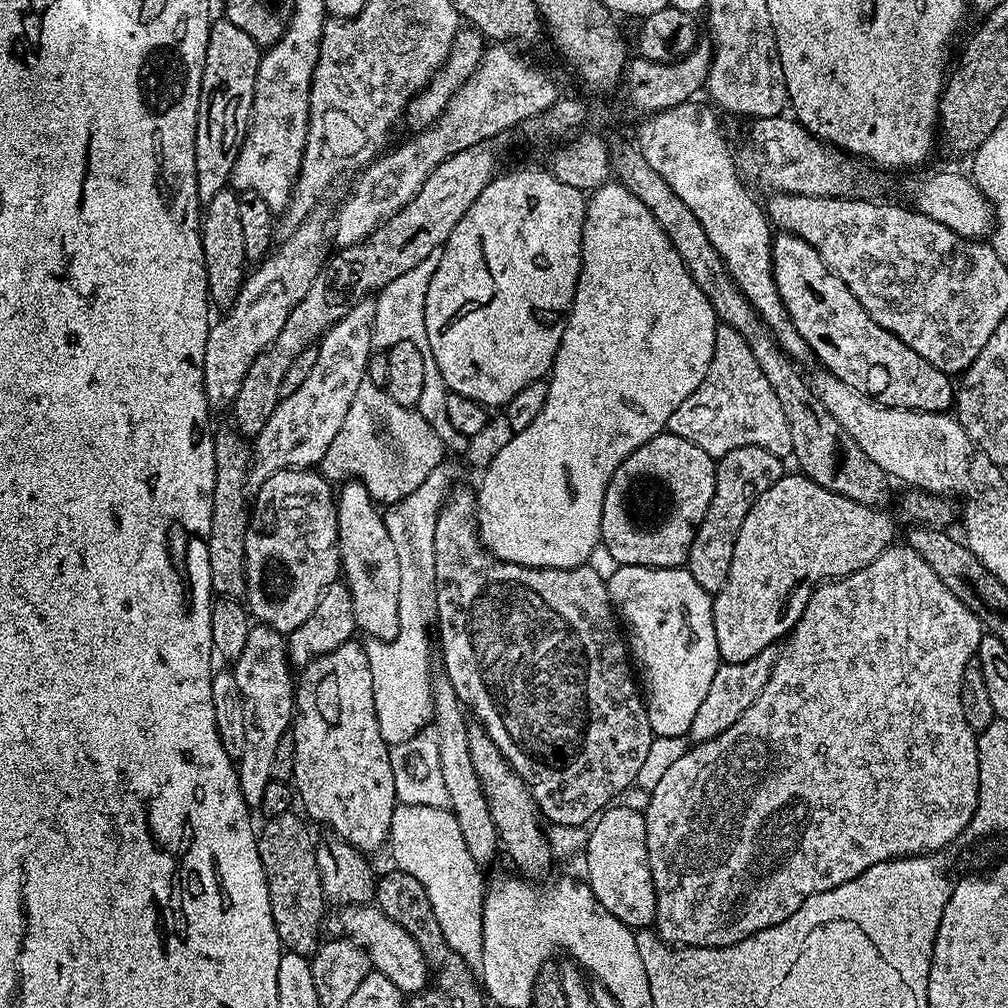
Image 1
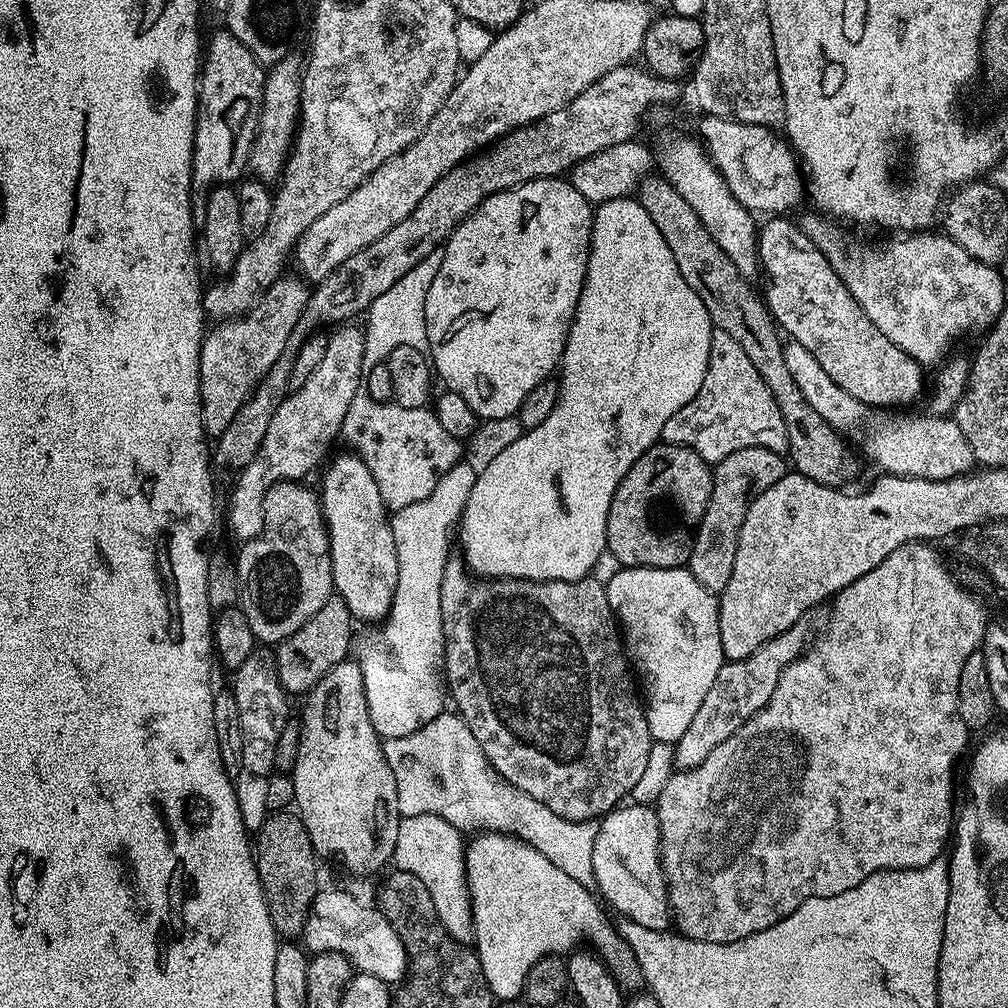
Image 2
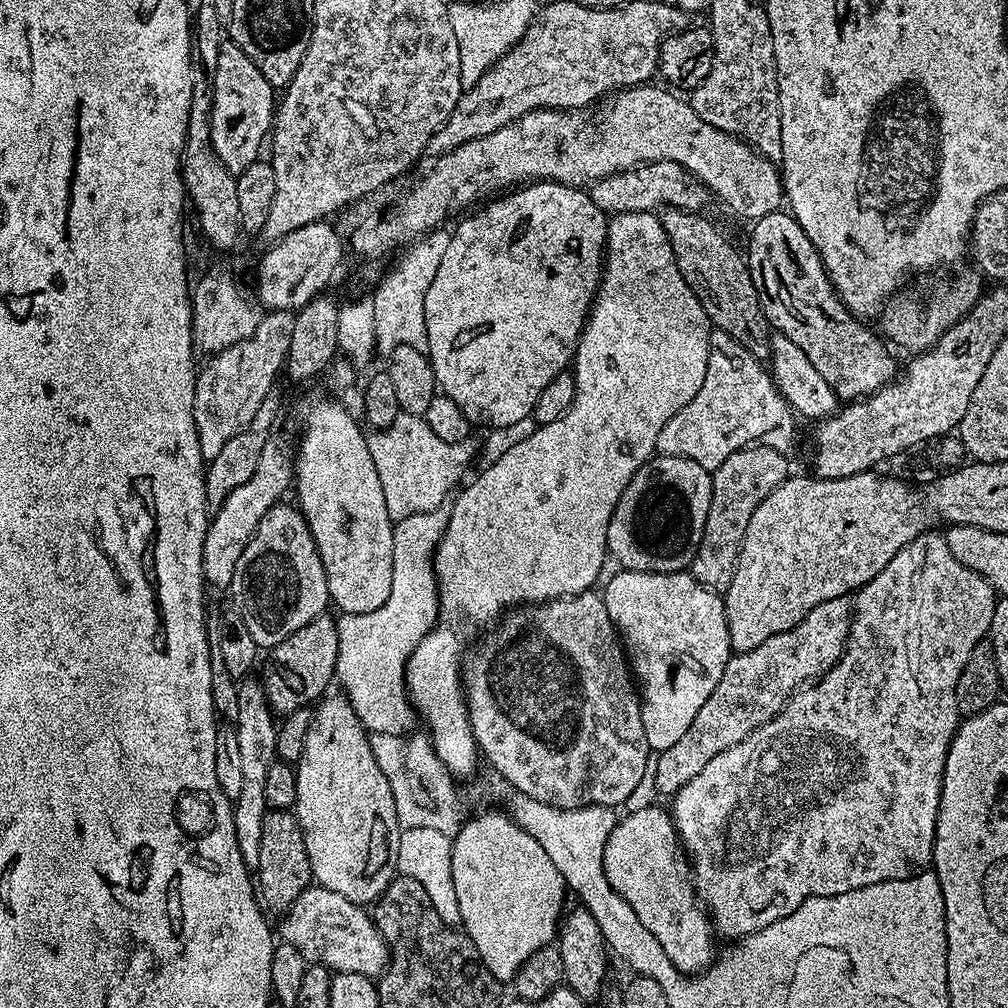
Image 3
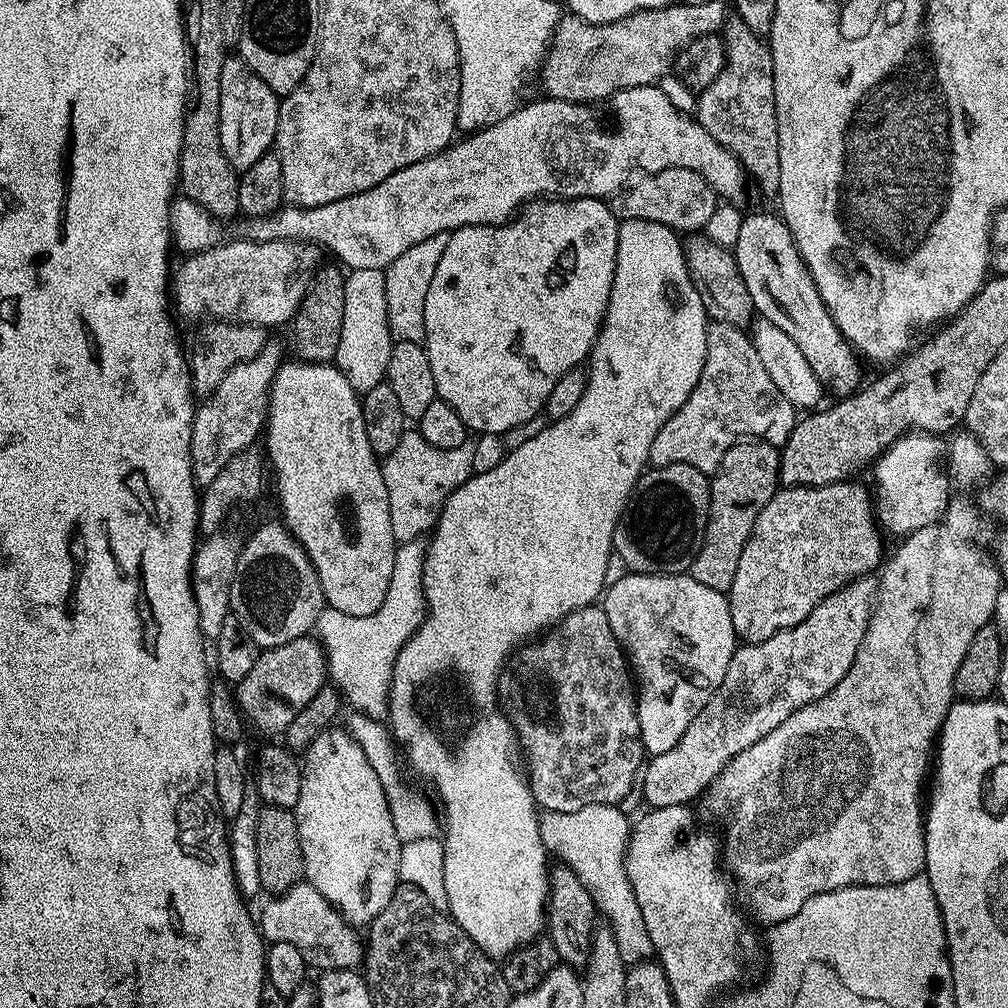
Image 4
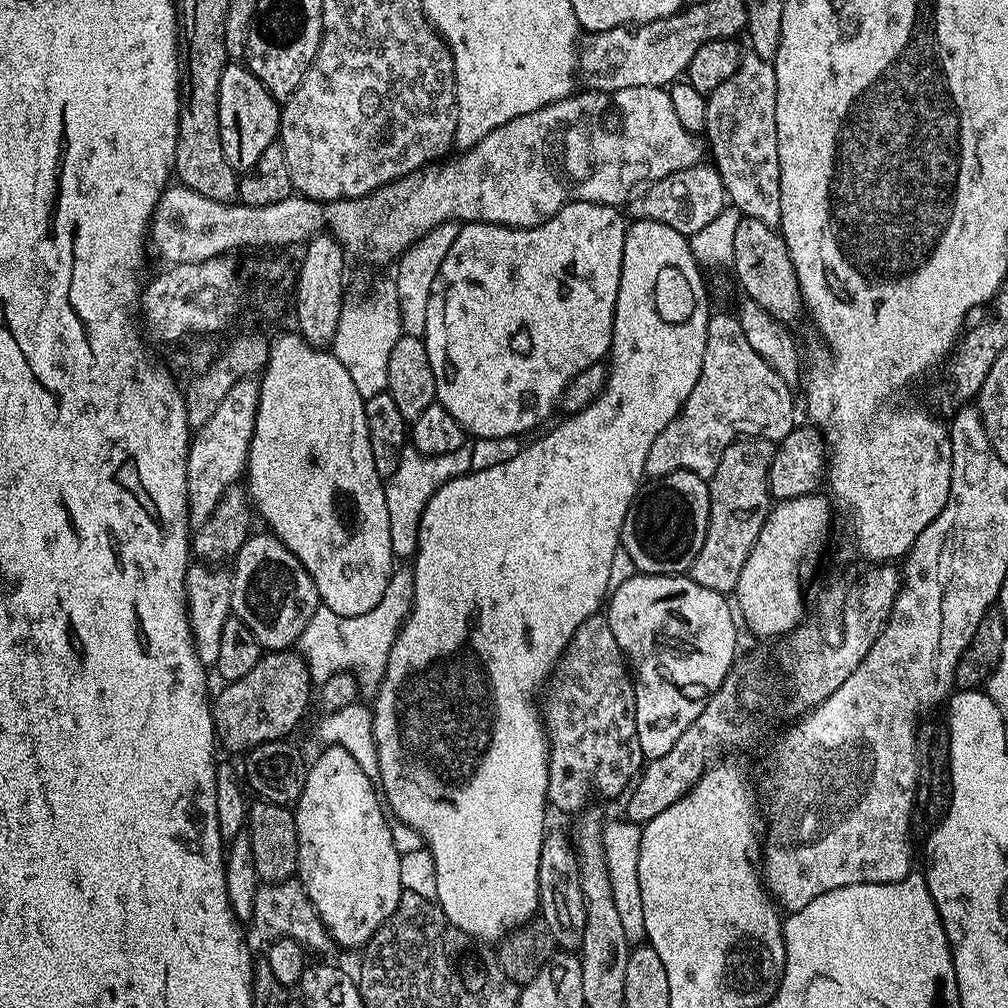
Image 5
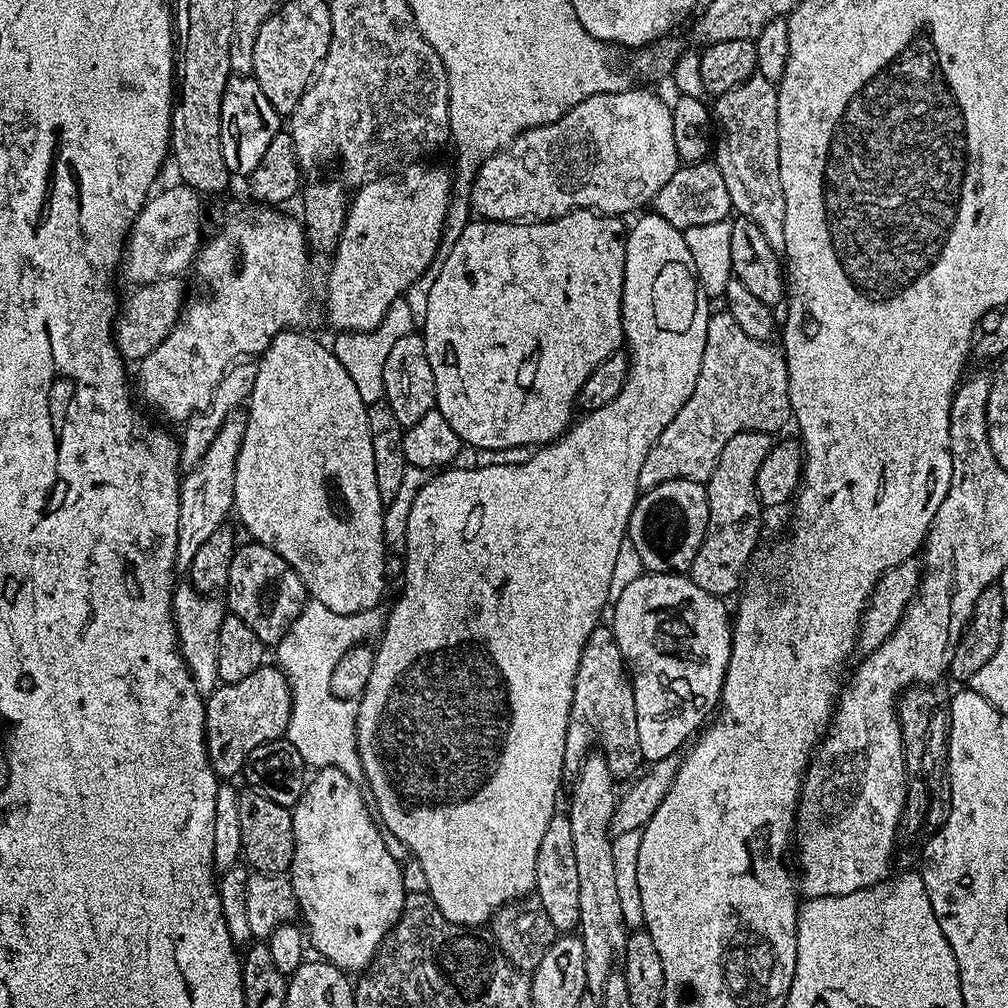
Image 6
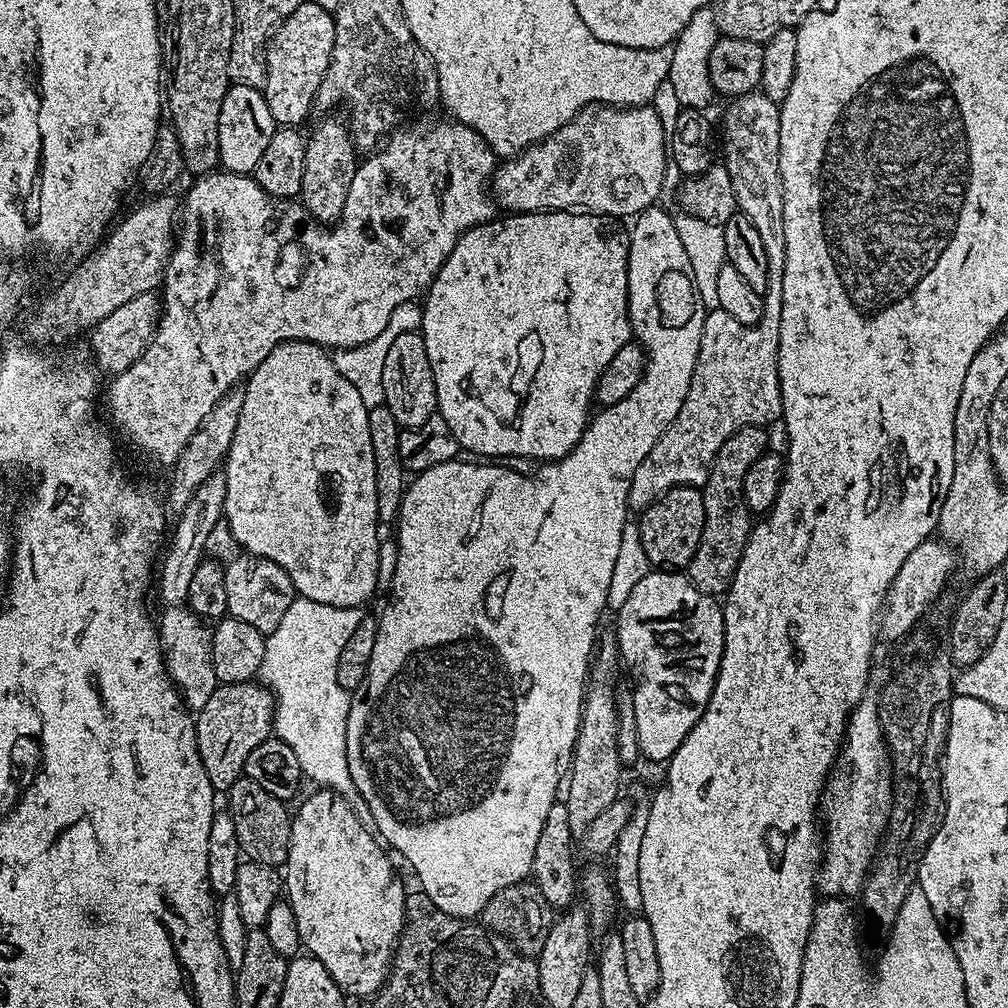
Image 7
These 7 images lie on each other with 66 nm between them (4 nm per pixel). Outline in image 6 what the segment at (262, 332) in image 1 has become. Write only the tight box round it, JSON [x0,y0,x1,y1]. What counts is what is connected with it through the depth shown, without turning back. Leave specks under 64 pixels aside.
[176,411,247,572]

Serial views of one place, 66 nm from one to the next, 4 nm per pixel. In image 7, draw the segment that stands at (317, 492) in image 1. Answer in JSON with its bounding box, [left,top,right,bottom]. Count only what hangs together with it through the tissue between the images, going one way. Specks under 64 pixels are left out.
[225,554,297,634]

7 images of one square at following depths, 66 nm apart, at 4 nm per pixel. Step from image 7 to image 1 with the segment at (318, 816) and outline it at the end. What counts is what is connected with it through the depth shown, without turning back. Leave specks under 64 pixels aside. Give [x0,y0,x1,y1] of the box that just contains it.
[291,642,398,854]

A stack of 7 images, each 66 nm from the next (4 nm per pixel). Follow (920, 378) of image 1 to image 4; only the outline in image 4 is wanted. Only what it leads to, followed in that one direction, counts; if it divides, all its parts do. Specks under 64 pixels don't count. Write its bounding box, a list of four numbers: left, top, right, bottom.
[734,211,862,398]

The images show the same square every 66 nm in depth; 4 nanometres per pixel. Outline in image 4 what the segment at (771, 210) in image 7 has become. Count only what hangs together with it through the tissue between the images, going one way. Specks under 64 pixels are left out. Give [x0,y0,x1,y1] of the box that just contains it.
[694,18,780,197]

